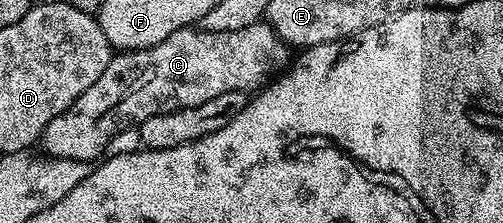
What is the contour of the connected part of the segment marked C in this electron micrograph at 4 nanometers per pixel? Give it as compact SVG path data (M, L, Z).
M265 21L247 25L247 29L235 29L235 33L211 33L202 31L196 26L184 27L171 33L171 37L159 41L159 45L114 54L107 69L103 69L99 81L95 81L95 85L91 85L91 89L80 95L66 111L59 113L55 121L46 125L39 140L40 146L45 146L42 147L44 154L52 158L89 163L105 155L105 146L120 131L136 128L143 121L147 121L147 117L155 117L155 113L171 113L203 105L203 101L211 101L211 97L219 97L219 93L256 92L289 66L291 62L289 54L291 54L289 44L284 43L275 33L275 29Z

